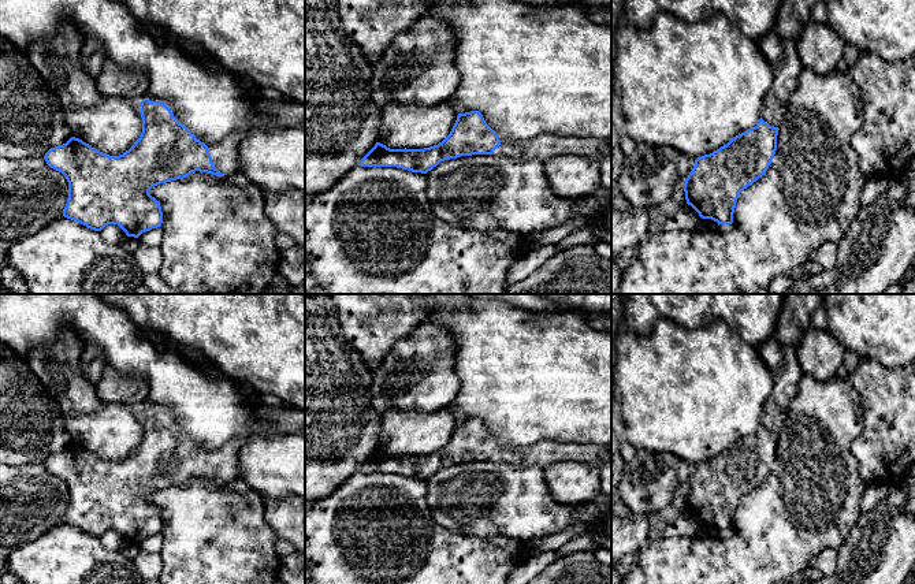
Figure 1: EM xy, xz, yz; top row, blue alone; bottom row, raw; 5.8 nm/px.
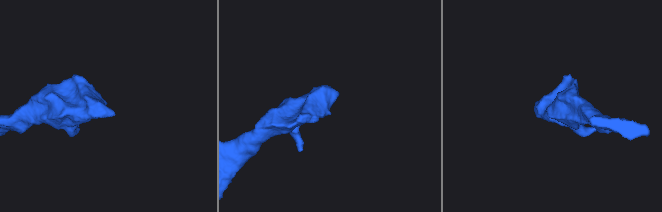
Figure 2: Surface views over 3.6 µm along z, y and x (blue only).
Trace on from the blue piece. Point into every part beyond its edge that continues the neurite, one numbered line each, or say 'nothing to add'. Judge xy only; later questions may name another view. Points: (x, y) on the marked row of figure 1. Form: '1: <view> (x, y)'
1: xy (224, 155)

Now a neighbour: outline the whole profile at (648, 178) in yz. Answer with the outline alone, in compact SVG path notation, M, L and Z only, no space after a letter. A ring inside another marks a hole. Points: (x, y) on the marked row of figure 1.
M637 144L635 153L625 157L617 186L633 211L650 211L672 197L674 189L685 182L693 165L695 160L691 156L672 146Z

